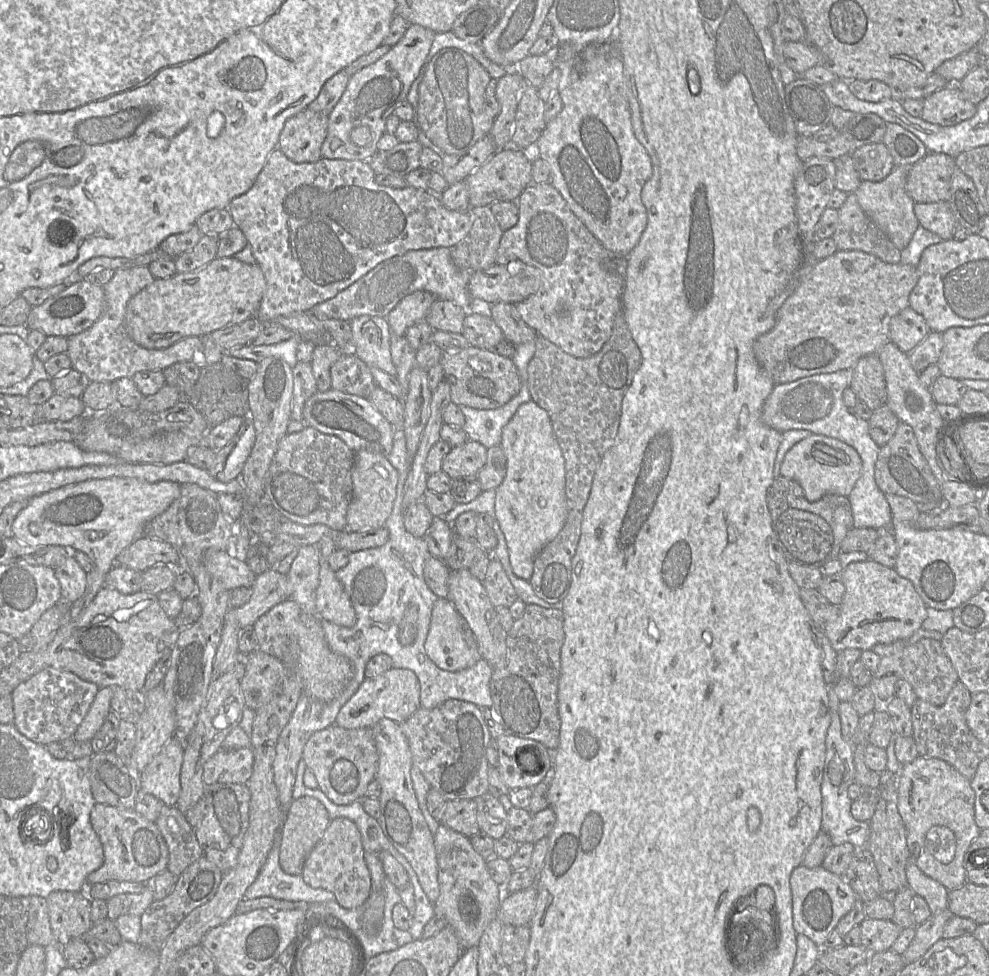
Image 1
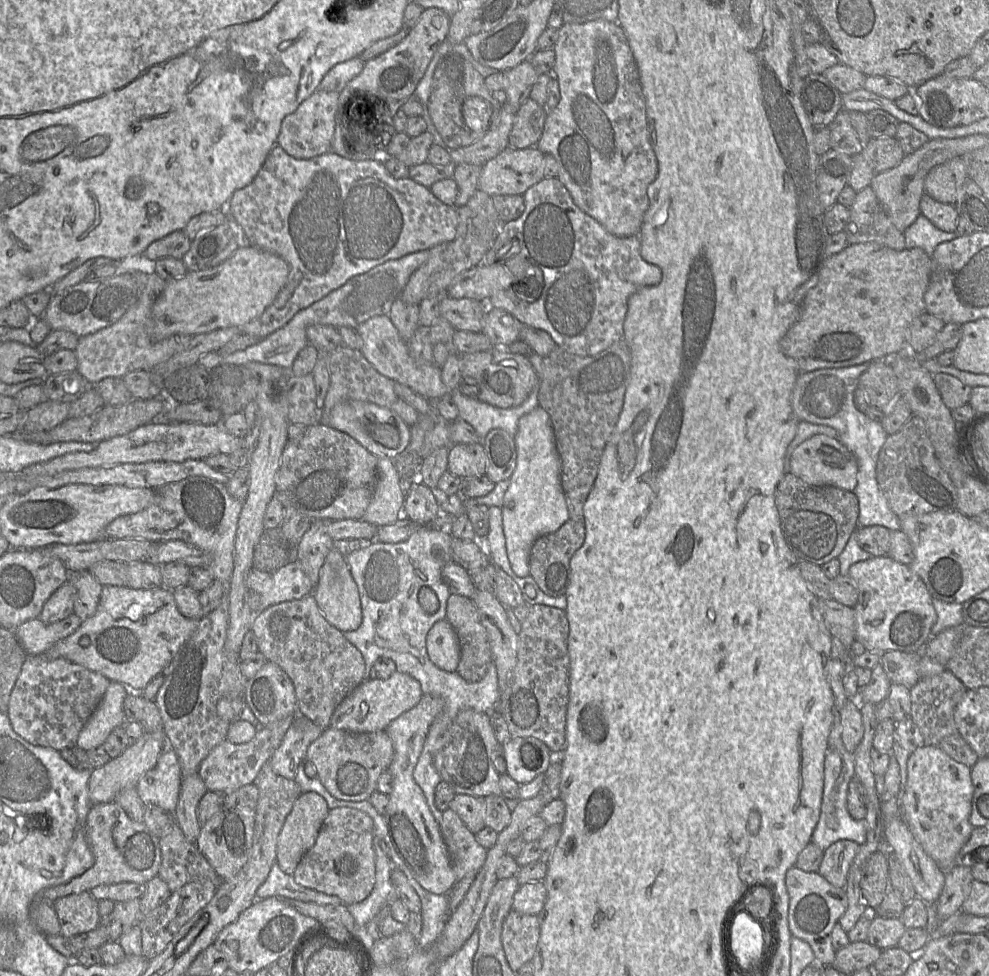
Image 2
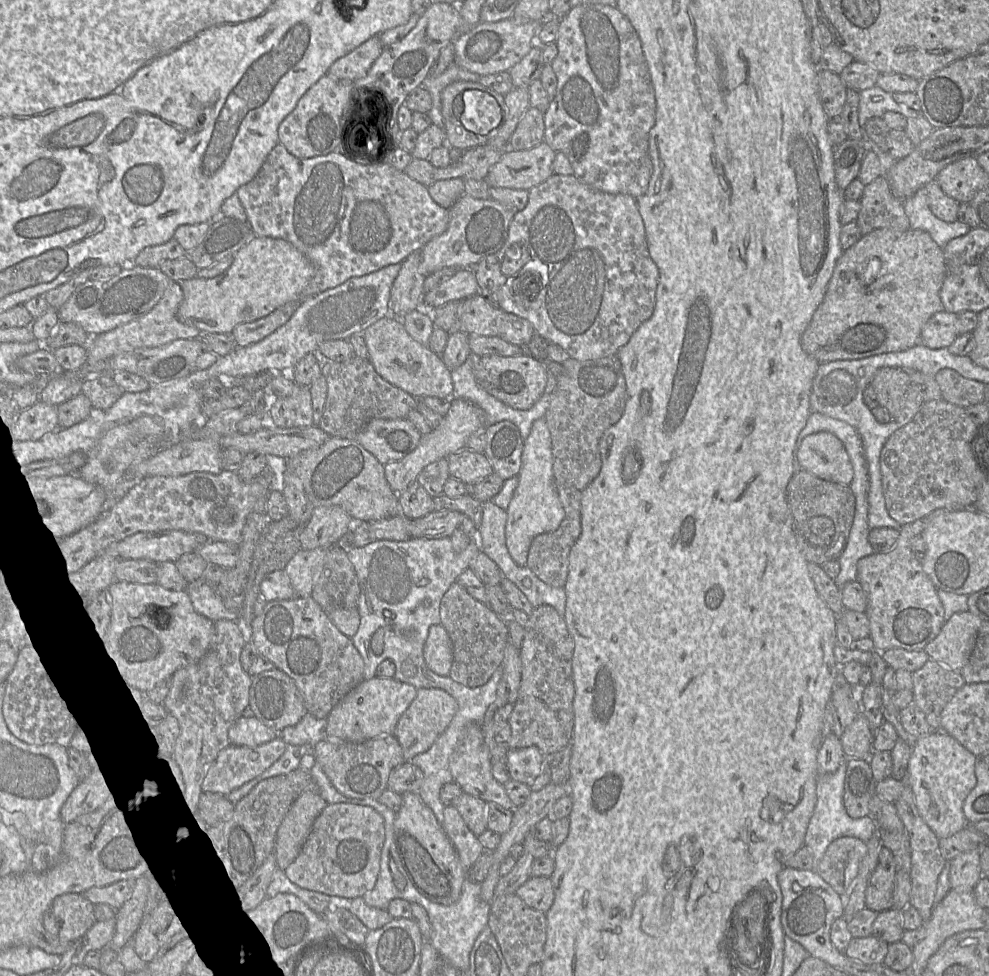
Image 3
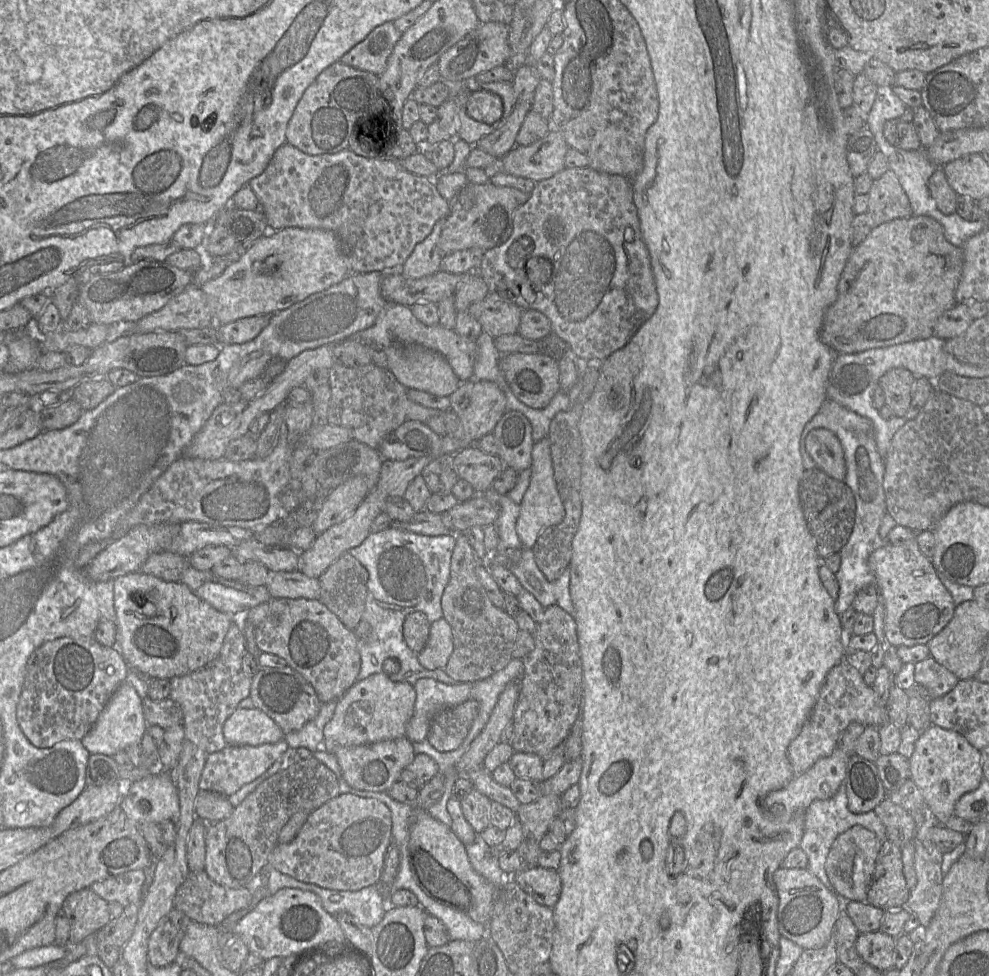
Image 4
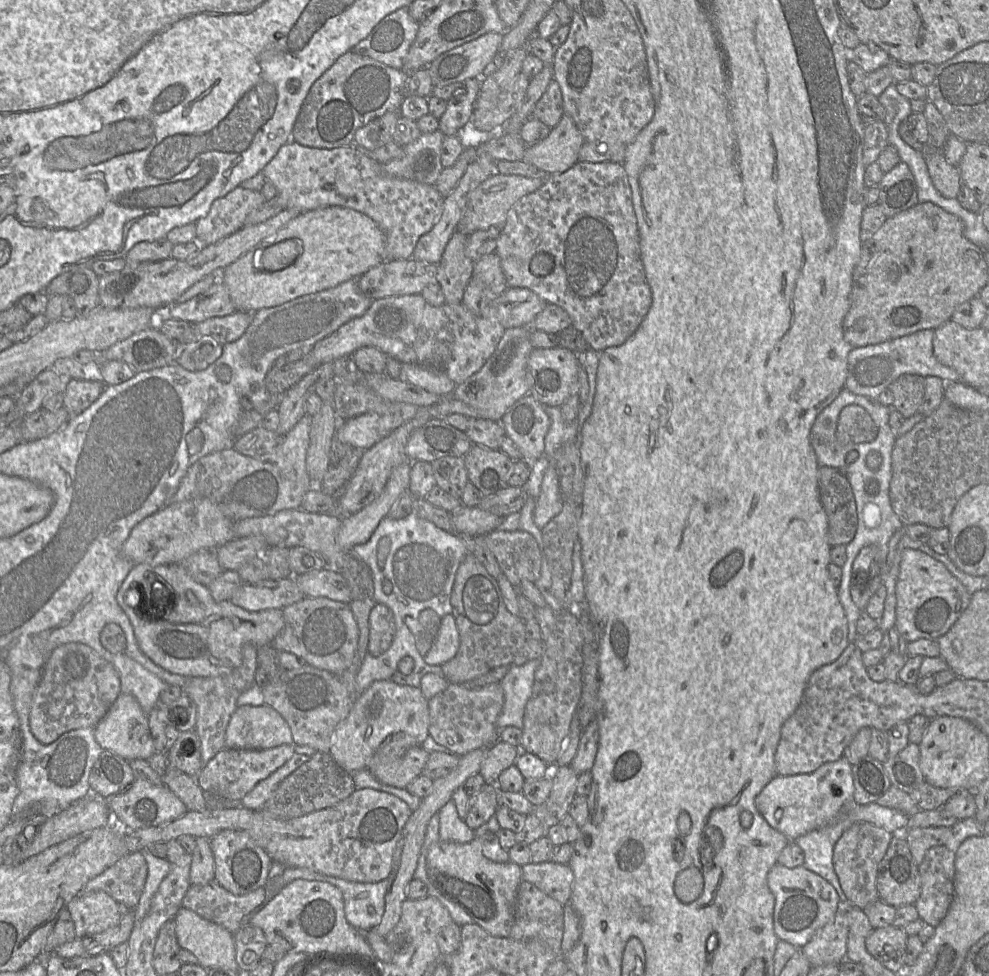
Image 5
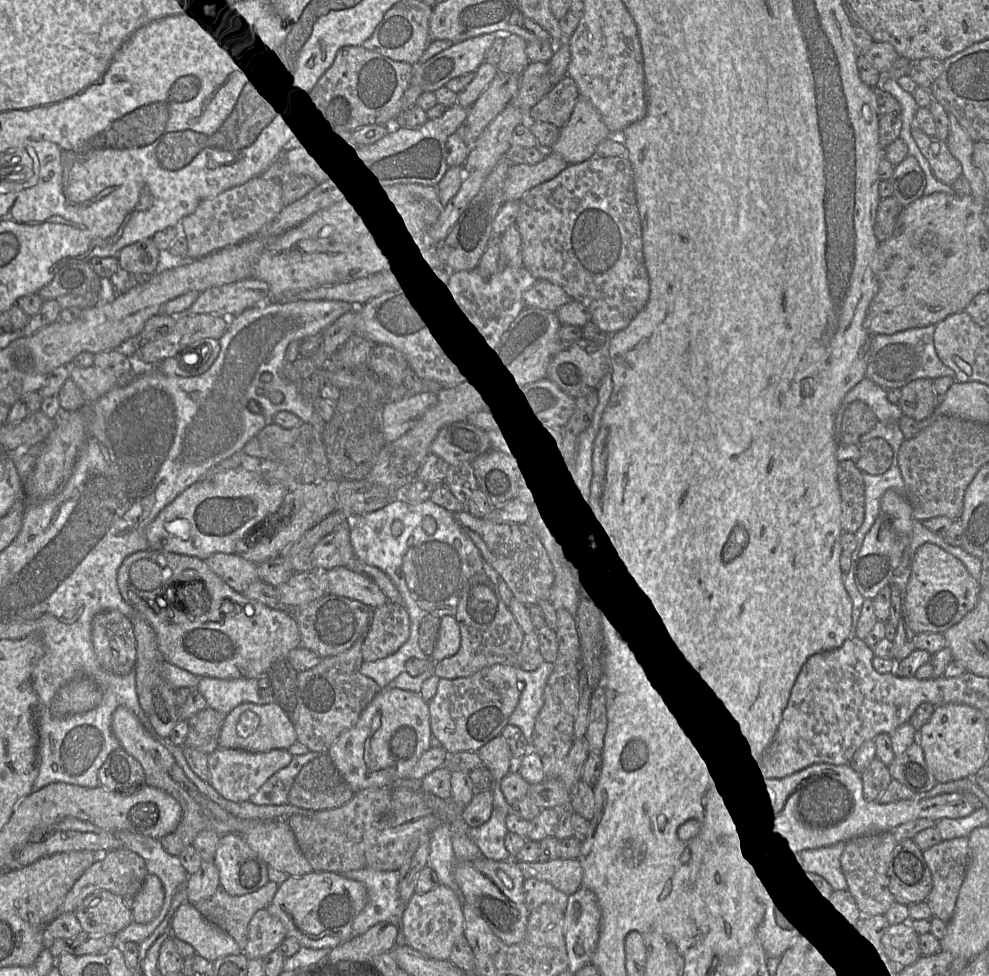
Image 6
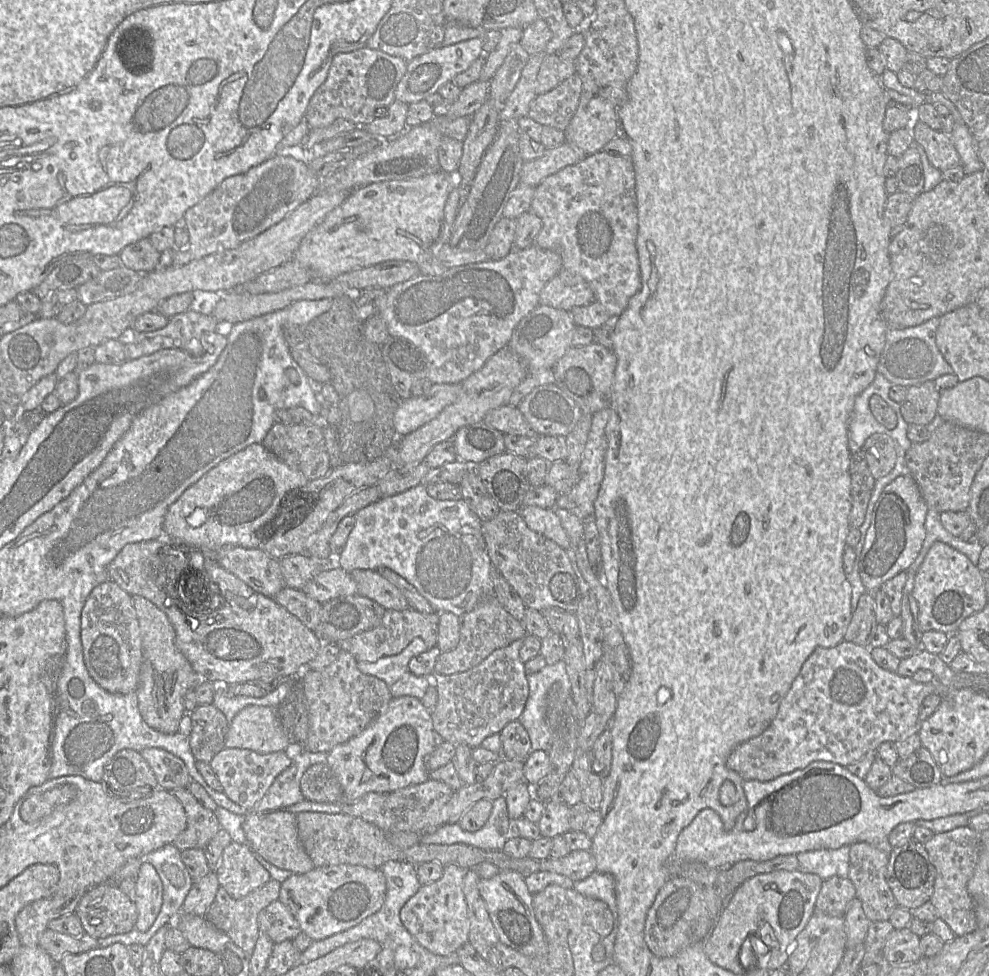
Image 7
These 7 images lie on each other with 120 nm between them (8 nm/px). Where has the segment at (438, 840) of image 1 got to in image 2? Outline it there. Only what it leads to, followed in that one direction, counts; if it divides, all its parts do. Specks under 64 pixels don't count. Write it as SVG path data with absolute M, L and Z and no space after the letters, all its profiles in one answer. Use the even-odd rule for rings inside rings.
M448 808L443 812L440 830L457 881L467 874L477 874L485 863L487 849L479 844L455 811Z

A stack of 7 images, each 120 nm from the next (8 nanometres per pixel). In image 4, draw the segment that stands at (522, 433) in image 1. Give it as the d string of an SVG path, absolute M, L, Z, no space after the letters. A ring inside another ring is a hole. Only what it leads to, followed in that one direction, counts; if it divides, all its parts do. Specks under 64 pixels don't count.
M544 437L534 443L532 448L531 479L524 497L520 503L519 516L516 522L516 533L523 548L531 549L539 534L550 526L559 524L565 516L554 477L554 469L550 451L550 439Z

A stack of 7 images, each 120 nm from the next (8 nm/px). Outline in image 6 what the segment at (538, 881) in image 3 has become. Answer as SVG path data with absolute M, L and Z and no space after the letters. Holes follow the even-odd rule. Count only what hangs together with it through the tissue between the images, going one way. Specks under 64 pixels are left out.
M555 859L546 862L516 861L525 879L535 878L551 884L568 896L582 885L583 869L578 859Z

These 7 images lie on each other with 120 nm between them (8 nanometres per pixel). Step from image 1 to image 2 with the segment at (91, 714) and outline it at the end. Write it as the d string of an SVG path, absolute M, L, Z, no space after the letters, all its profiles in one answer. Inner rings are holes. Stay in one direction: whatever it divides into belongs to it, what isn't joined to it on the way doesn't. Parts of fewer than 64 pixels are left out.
M111 682L106 689L100 703L95 711L87 720L86 724L79 733L77 746L85 751L100 747L109 734L118 726L126 723L126 718L123 710L123 702L128 692L131 692L127 687L118 682Z

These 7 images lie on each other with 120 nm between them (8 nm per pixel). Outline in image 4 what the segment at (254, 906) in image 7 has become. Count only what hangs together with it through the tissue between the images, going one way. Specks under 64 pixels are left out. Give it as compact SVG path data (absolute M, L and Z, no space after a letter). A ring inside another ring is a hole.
M202 870L189 872L186 880L178 888L173 904L189 921L218 927L228 916L247 907L251 900L251 888L226 888L213 882Z

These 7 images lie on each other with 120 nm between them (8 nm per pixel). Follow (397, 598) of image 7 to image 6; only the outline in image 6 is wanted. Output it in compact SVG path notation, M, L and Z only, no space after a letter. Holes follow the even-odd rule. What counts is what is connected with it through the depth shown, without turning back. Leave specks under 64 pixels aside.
M337 566L325 573L328 594L357 600L372 608L384 605L388 598L370 578L344 566Z

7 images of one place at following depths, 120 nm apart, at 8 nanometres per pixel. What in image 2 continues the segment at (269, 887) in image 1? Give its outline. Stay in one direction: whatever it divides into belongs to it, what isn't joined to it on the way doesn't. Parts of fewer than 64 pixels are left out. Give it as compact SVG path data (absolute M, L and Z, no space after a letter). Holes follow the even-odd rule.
M275 861L267 879L257 889L258 900L269 897L285 897L302 902L313 902L319 905L341 905L344 904L340 898L333 895L303 887L297 884L292 875L285 874Z

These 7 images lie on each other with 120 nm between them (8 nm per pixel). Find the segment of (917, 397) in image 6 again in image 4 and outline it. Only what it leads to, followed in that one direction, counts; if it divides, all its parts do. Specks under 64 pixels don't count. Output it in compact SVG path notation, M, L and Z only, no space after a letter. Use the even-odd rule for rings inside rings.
M893 368L878 381L884 392L885 405L890 407L895 416L903 417L909 409L912 387L917 377L905 368Z

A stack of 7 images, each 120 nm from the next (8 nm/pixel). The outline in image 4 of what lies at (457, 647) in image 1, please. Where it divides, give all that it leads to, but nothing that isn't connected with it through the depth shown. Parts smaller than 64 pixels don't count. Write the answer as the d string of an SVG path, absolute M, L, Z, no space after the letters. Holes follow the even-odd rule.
M441 618L431 624L428 641L418 654L418 660L427 670L444 669L453 650L451 626Z

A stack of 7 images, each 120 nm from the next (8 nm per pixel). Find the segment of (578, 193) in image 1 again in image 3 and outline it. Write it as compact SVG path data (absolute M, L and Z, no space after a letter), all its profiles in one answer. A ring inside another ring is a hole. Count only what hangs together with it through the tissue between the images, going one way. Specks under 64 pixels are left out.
M583 4L572 7L560 21L556 45L558 54L551 66L557 77L557 90L555 97L550 101L547 111L544 113L543 142L548 144L555 152L563 153L572 166L573 175L589 187L610 194L628 194L635 199L644 195L652 175L652 162L649 156L649 133L655 124L656 99L649 68L636 30L616 6Z

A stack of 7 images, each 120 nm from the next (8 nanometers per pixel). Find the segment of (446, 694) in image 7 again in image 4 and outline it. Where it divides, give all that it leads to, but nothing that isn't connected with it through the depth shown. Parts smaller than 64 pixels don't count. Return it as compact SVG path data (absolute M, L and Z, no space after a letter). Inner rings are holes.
M474 699L437 713L431 721L427 740L438 751L457 749L467 737L479 713L479 702Z

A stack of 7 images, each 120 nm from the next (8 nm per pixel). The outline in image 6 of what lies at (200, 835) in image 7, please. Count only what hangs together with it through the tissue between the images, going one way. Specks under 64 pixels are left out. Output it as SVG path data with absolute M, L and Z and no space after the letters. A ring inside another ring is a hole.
M168 773L146 774L145 784L170 794L182 807L182 818L177 828L160 839L164 850L168 854L179 856L184 849L192 845L200 832L206 830L209 818L203 813L194 798L172 780Z

